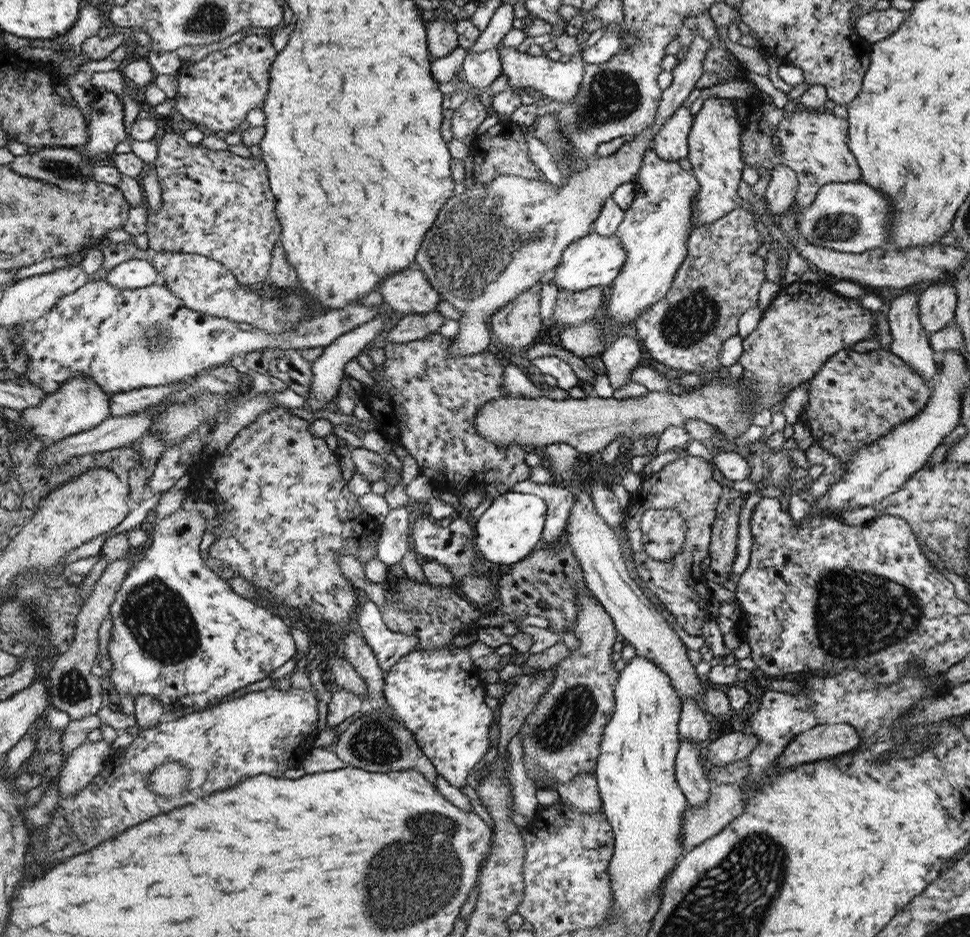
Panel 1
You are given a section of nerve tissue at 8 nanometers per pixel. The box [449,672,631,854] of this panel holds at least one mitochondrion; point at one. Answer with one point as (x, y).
(569, 717)

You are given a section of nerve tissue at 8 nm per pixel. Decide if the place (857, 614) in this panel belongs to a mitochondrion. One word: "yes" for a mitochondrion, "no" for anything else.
yes

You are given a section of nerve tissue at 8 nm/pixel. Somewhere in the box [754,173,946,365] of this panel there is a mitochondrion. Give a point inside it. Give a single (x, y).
(829, 228)

